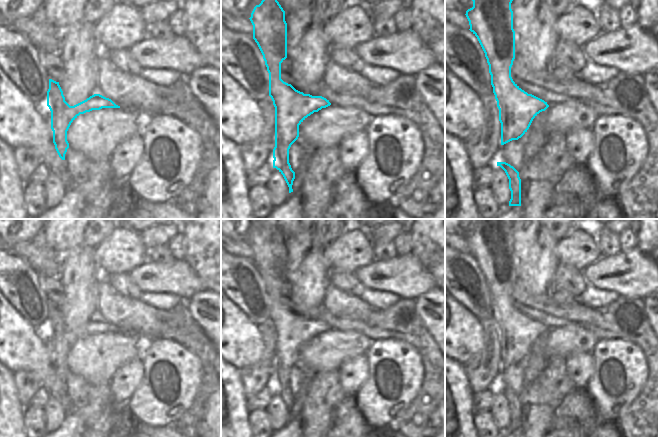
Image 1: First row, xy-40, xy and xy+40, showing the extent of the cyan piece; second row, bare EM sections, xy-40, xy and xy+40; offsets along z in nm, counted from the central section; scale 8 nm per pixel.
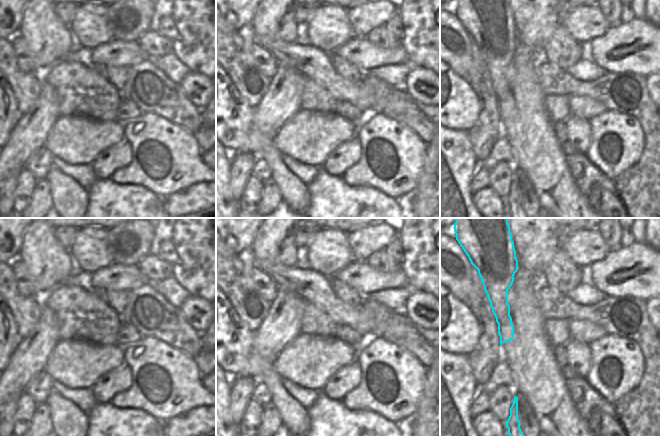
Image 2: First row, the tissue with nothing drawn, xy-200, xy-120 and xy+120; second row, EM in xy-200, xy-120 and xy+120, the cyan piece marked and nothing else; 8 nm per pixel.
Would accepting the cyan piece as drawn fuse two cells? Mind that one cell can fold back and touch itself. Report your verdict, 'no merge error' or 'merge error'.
no merge error

